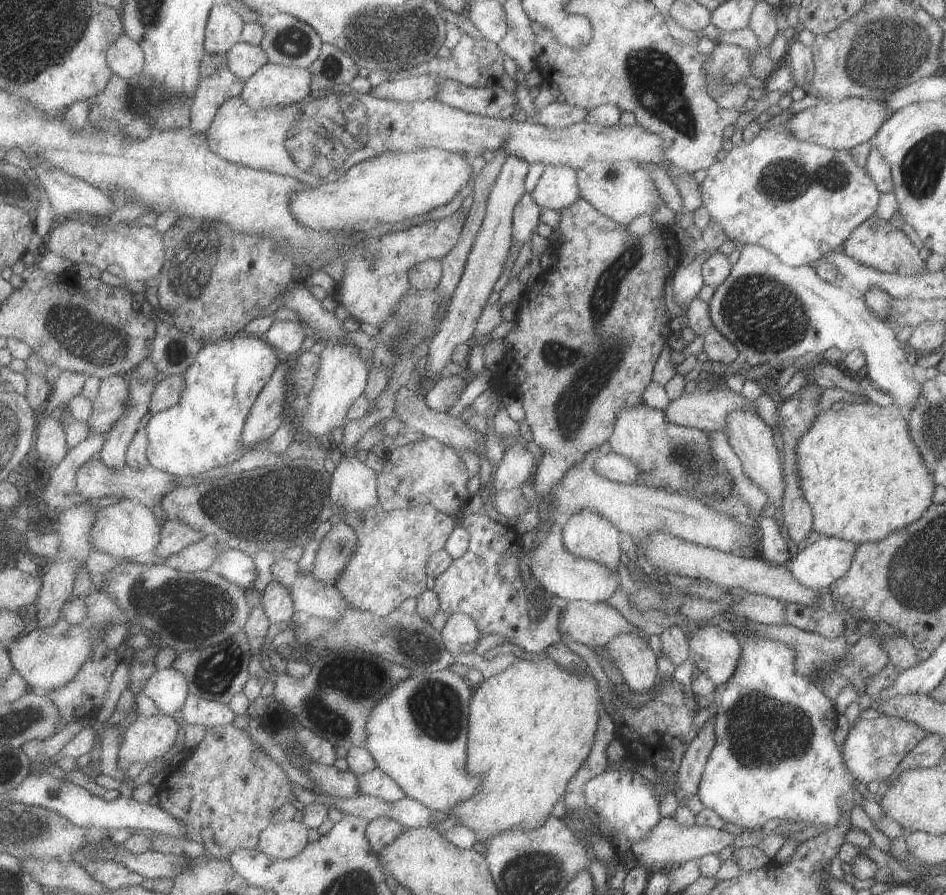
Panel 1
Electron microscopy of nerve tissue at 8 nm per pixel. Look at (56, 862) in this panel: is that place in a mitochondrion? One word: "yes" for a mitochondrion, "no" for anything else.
no

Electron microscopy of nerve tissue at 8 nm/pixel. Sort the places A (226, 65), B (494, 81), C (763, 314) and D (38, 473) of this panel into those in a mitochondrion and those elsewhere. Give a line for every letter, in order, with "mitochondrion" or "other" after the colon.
A: other
B: other
C: mitochondrion
D: other

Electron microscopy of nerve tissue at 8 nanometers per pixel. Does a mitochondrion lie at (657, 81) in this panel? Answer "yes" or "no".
yes

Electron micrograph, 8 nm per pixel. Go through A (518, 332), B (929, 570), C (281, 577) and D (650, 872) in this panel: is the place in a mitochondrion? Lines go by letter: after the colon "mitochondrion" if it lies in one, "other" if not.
A: other
B: mitochondrion
C: other
D: other

